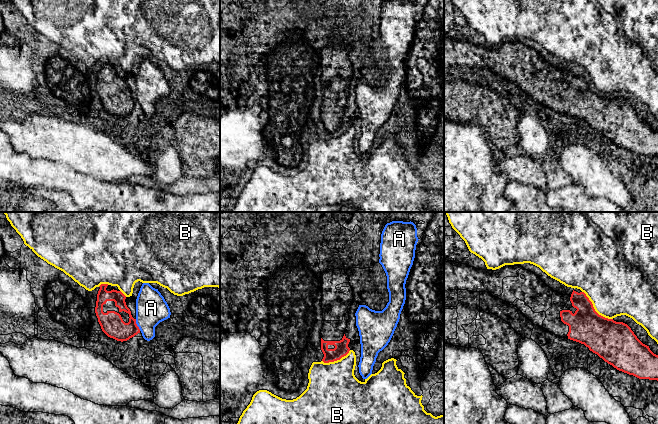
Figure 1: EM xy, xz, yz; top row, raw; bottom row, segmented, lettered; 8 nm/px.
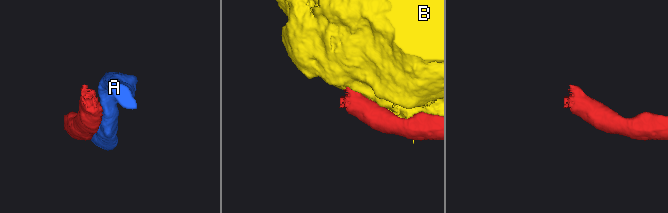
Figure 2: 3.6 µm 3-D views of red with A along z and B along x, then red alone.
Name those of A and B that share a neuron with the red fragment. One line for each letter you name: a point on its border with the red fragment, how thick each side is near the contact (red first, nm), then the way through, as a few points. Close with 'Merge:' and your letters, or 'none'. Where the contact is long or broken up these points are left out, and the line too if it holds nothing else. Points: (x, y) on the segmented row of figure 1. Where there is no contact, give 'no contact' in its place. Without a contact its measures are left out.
Merge: none

